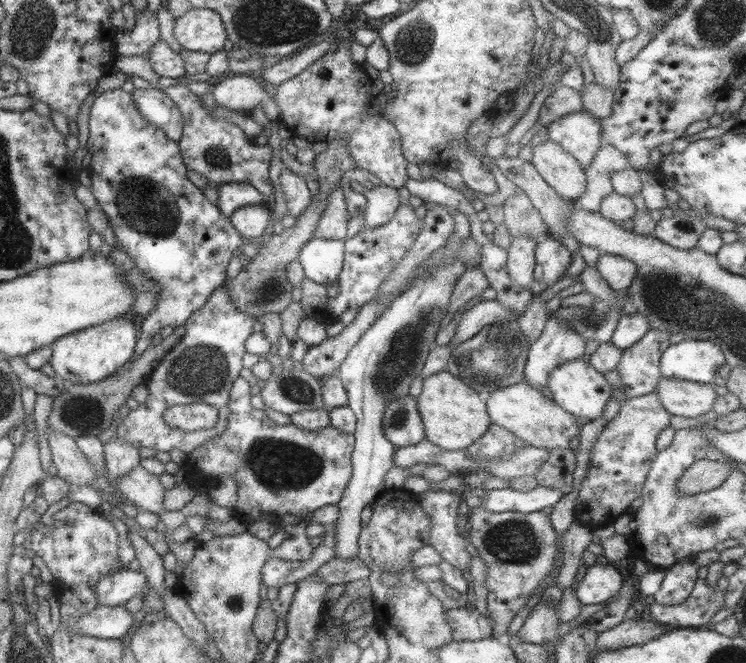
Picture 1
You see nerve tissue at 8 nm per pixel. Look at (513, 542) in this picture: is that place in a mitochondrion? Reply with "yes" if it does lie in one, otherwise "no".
yes

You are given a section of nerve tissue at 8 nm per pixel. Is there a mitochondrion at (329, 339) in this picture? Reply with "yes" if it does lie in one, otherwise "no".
no

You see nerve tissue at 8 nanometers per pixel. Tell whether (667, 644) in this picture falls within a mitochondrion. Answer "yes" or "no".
no

